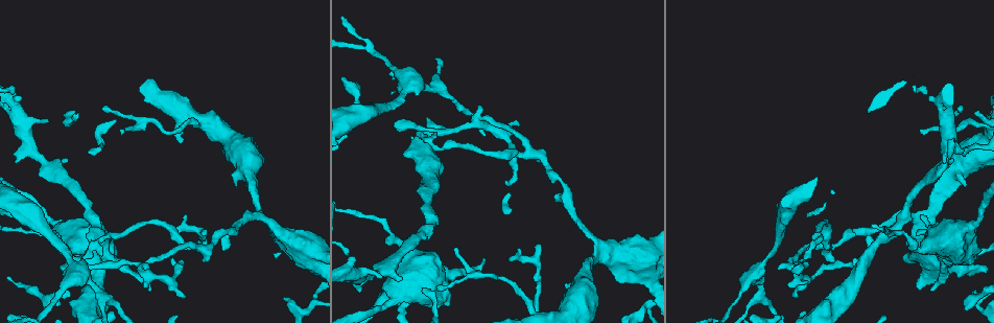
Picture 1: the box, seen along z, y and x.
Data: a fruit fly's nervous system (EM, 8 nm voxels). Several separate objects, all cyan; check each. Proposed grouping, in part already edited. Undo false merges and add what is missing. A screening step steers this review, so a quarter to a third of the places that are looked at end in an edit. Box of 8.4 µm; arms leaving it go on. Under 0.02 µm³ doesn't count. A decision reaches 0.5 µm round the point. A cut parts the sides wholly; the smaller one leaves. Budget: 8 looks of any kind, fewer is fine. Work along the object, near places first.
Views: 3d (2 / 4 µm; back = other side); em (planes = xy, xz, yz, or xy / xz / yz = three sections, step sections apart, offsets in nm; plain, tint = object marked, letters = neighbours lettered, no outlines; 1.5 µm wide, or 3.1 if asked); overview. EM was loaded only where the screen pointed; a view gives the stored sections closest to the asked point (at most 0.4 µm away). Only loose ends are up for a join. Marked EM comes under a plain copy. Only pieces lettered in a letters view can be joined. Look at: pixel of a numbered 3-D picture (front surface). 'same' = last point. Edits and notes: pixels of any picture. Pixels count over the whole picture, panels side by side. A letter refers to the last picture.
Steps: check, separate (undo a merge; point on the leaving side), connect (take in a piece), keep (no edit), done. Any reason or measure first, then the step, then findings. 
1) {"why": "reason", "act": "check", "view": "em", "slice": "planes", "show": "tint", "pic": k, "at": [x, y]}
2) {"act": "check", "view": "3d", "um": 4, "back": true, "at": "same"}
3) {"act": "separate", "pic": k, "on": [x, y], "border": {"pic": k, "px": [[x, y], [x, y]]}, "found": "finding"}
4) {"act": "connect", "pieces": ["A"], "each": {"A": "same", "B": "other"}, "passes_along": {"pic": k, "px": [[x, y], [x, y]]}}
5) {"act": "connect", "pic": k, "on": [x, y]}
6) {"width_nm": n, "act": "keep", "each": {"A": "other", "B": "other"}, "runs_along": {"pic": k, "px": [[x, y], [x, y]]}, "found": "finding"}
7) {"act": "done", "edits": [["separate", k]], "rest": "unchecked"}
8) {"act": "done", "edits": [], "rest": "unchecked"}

{"why": "free end", "act": "check", "view": "3d", "um": 2, "back": true, "pic": 1, "at": [151, 288]}

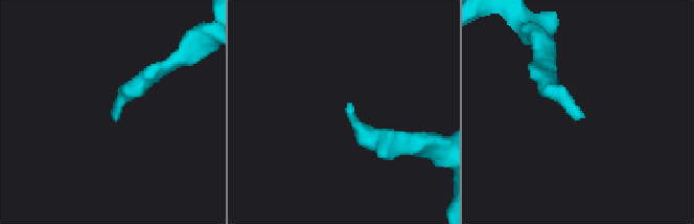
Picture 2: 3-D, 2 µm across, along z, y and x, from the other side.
{"act": "check", "view": "em", "slice": "planes", "show": "letters", "pic": 2, "at": [349, 106]}

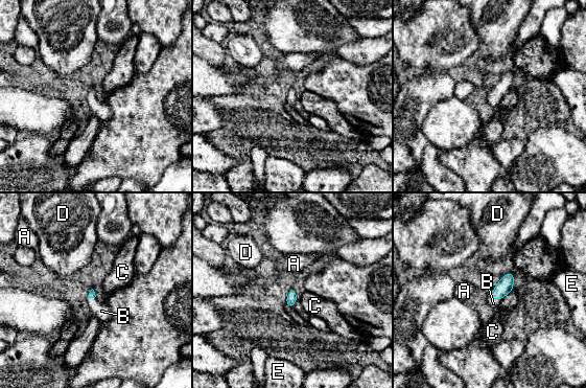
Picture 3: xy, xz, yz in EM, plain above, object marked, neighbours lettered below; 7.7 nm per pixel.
{"act": "connect", "pieces": ["B"], "each": {"A": "other", "B": "same", "C": "other", "D": "other", "E": "other"}, "passes_along": {"pic": 3, "px": [[505, 286], [494, 298], [493, 303]]}, "found": "the neuron continues"}

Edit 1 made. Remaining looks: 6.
{"why": "see it whole again", "act": "check", "view": "overview"}

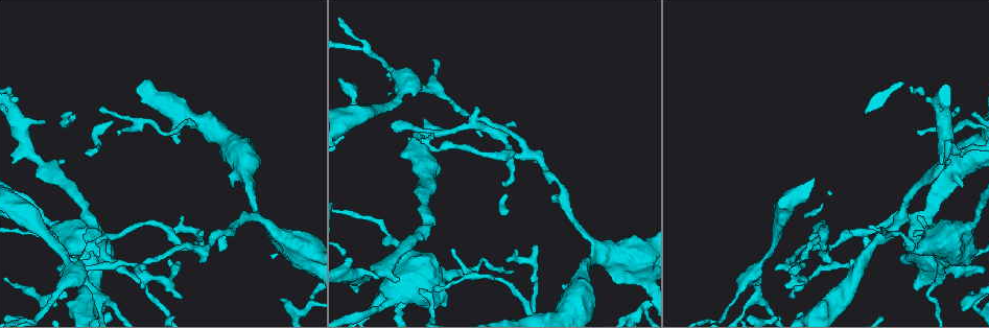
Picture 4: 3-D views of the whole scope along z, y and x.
{"why": "branch stops here", "act": "check", "view": "3d", "um": 4, "pic": 4, "at": [515, 127]}

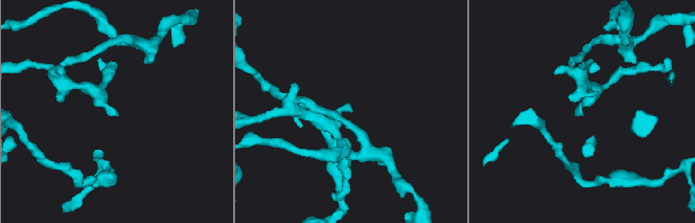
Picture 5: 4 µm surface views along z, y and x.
{"act": "check", "view": "em", "slice": "planes", "show": "letters", "pic": 5, "at": [116, 115]}

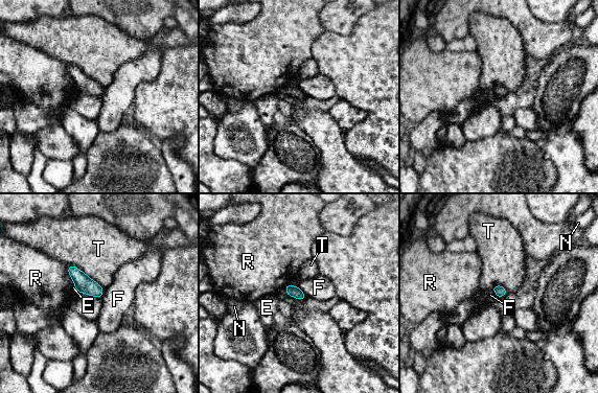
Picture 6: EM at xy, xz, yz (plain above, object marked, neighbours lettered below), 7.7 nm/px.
{"act": "keep", "each": {"E": "other", "F": "other", "N": "other", "R": "other", "T": "other"}, "border": {"pic": 6, "px": [[296, 285], [306, 296]]}, "found": "none of them fits"}

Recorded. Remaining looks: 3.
{"why": "branch stops here", "act": "check", "view": "em", "slice": "planes", "show": "letters", "pic": 4, "at": [218, 250]}

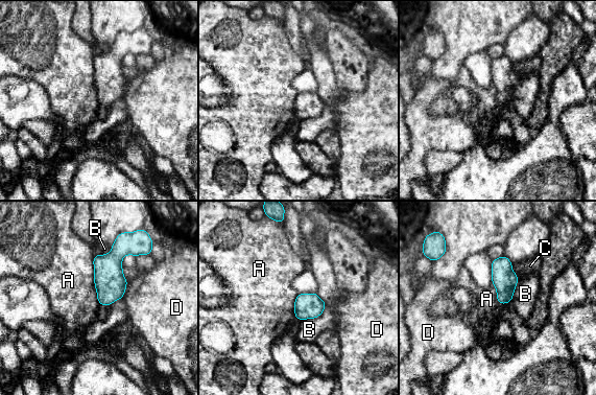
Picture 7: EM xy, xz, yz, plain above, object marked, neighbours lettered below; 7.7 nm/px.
{"act": "keep", "each": {"A": "other", "B": "other", "C": "other", "D": "other"}, "border": {"pic": 7, "px": [[94, 255], [93, 282], [100, 304]]}, "found": "no lettered piece goes on from it"}

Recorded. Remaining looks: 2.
{"act": "done", "edits": [["connect", 3]], "rest": "unchecked"}

